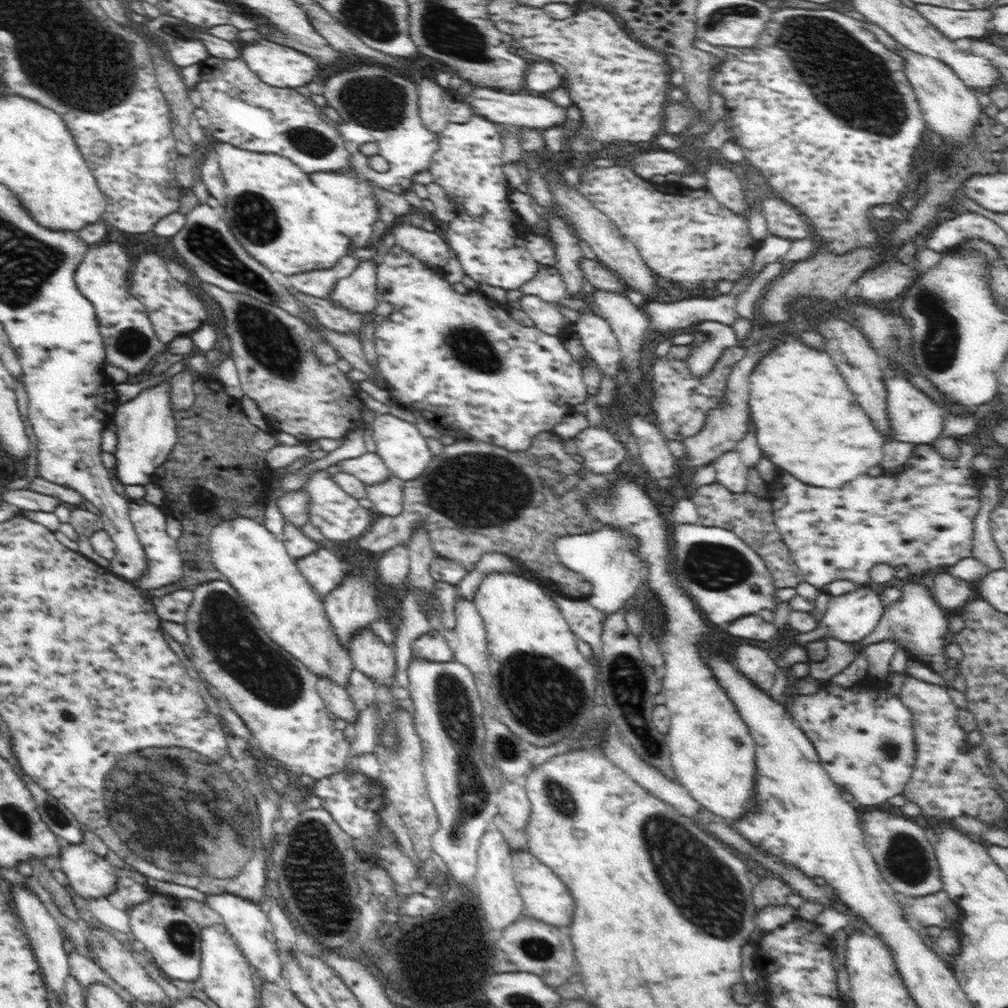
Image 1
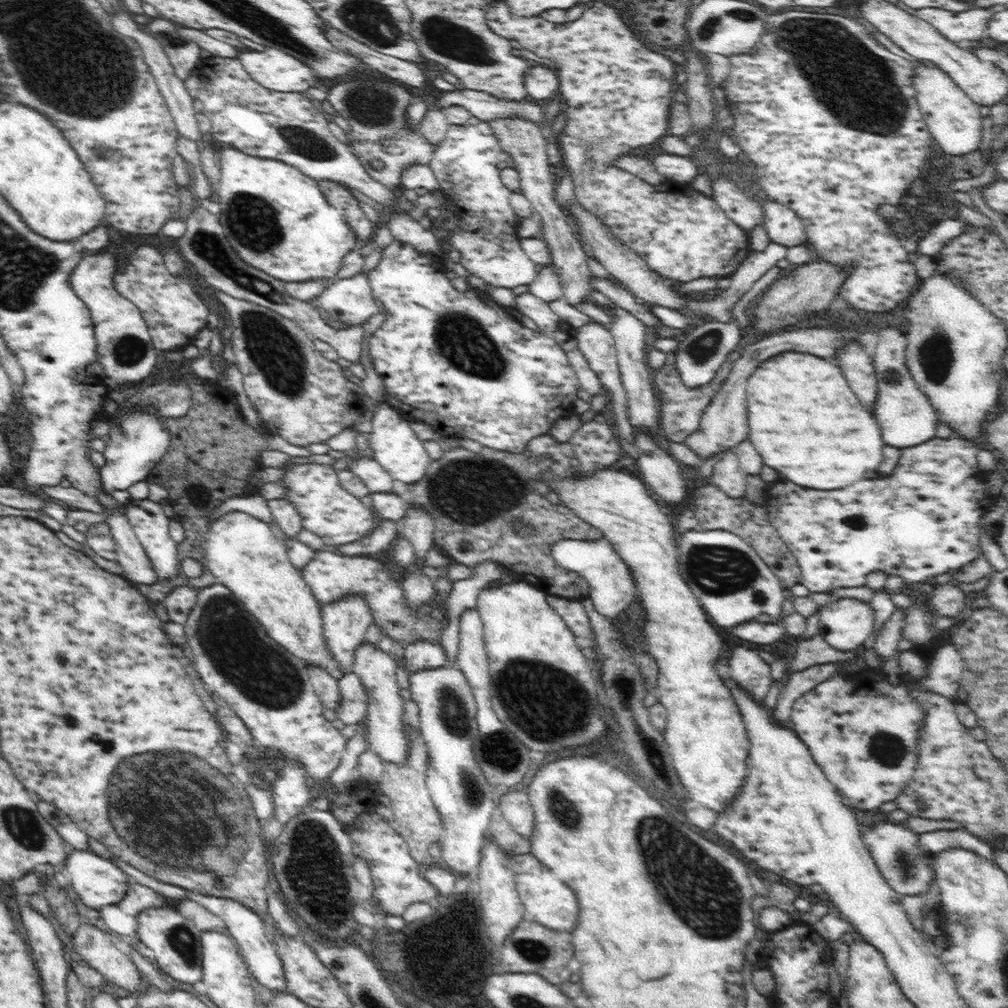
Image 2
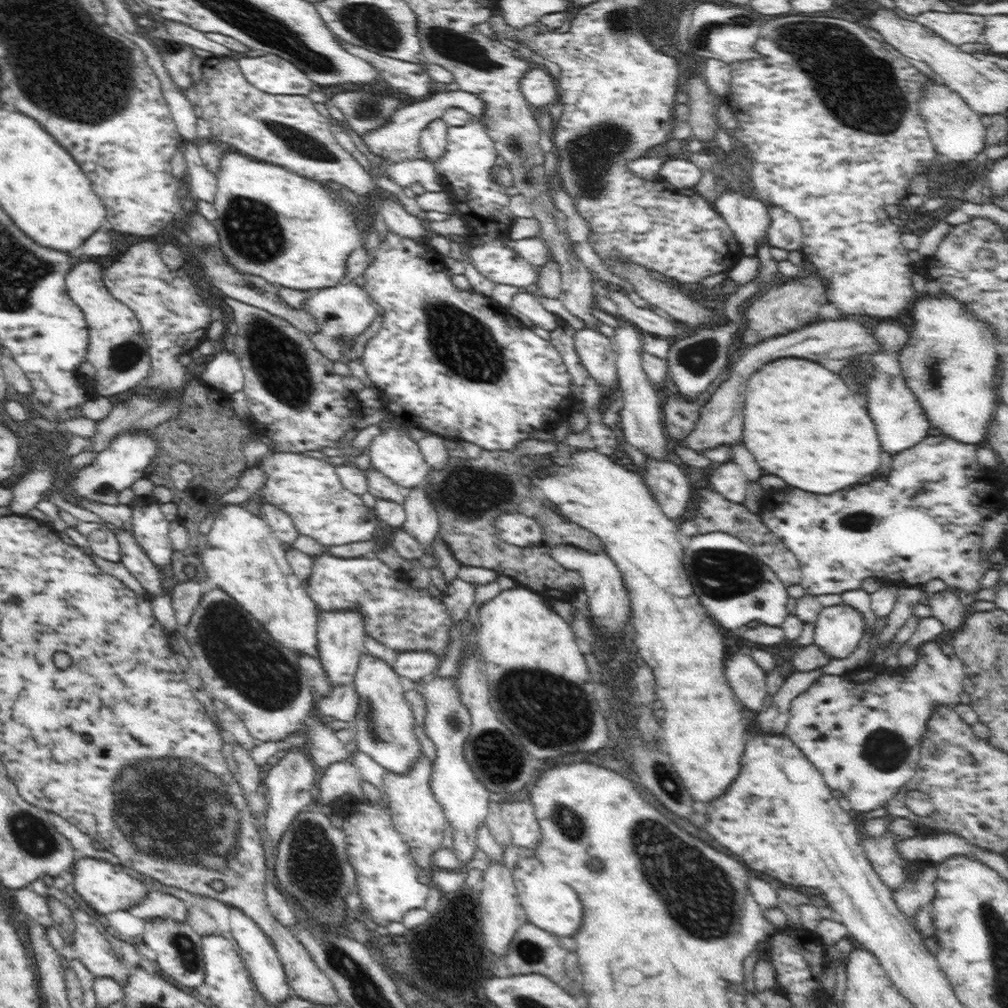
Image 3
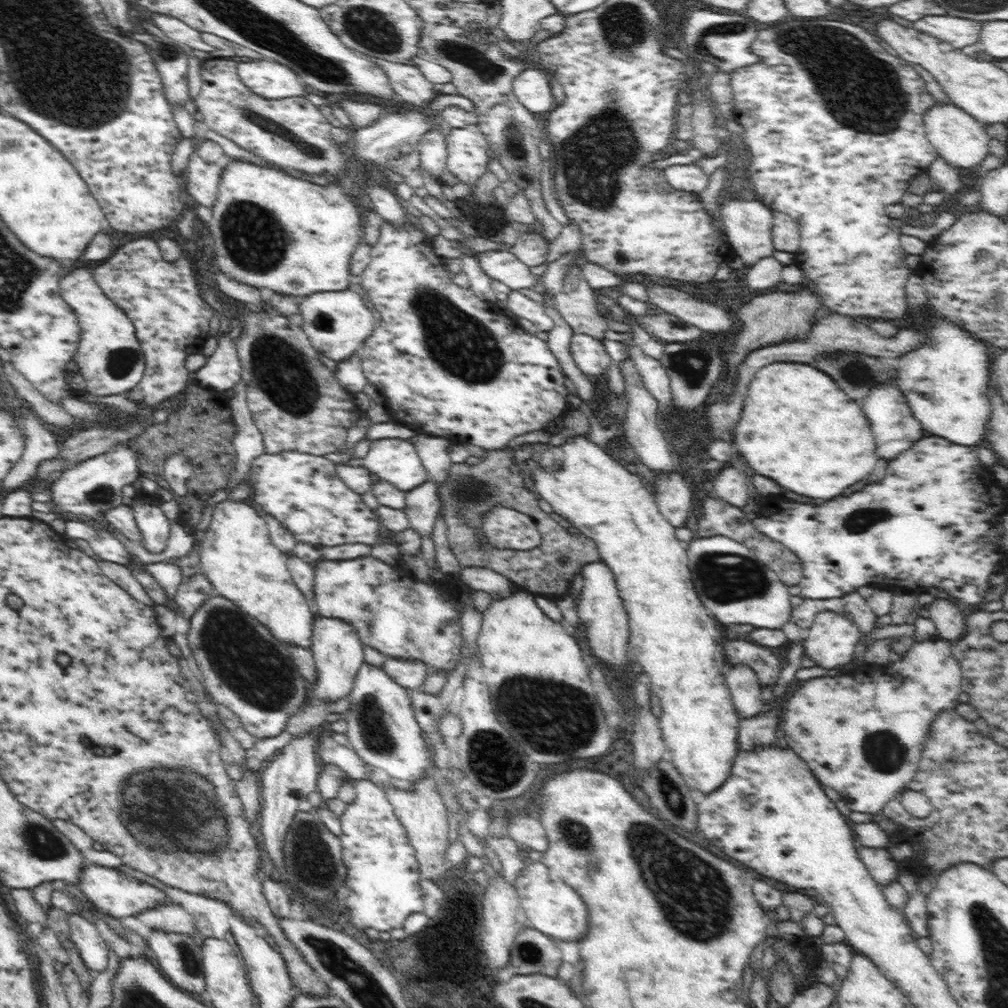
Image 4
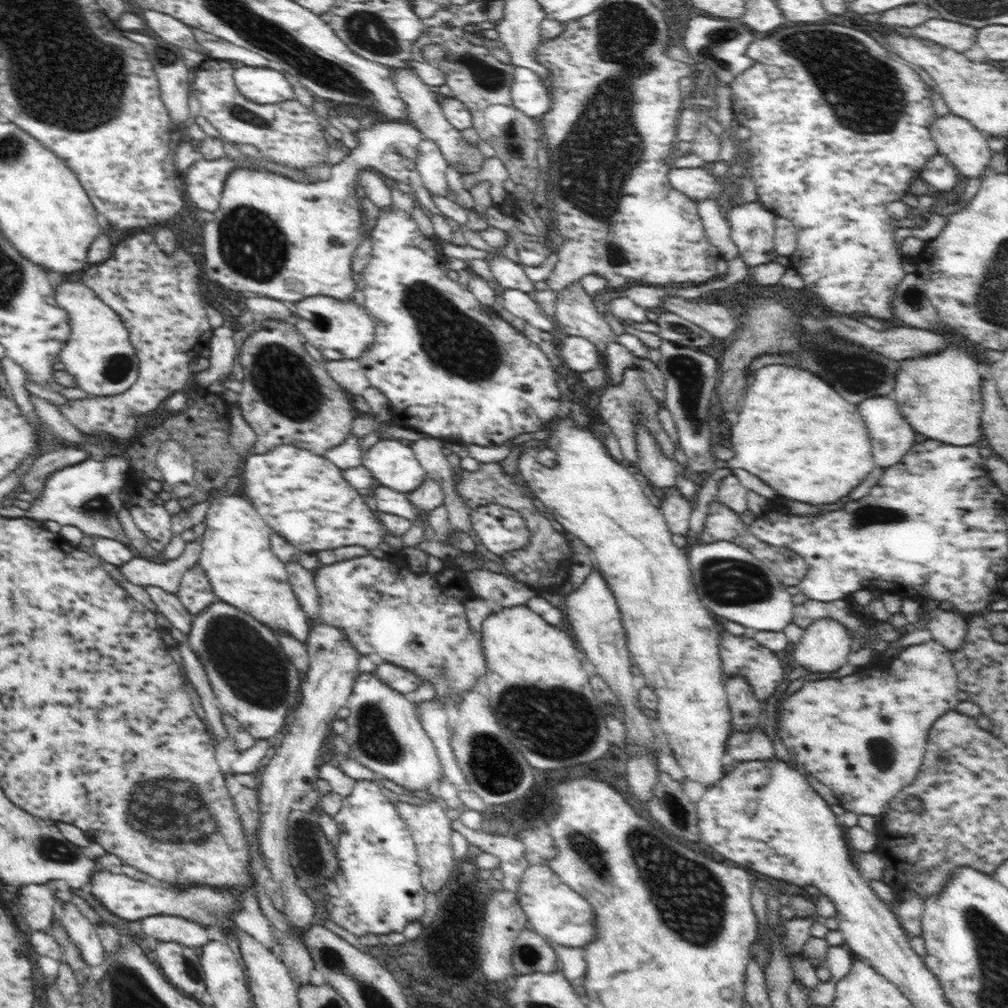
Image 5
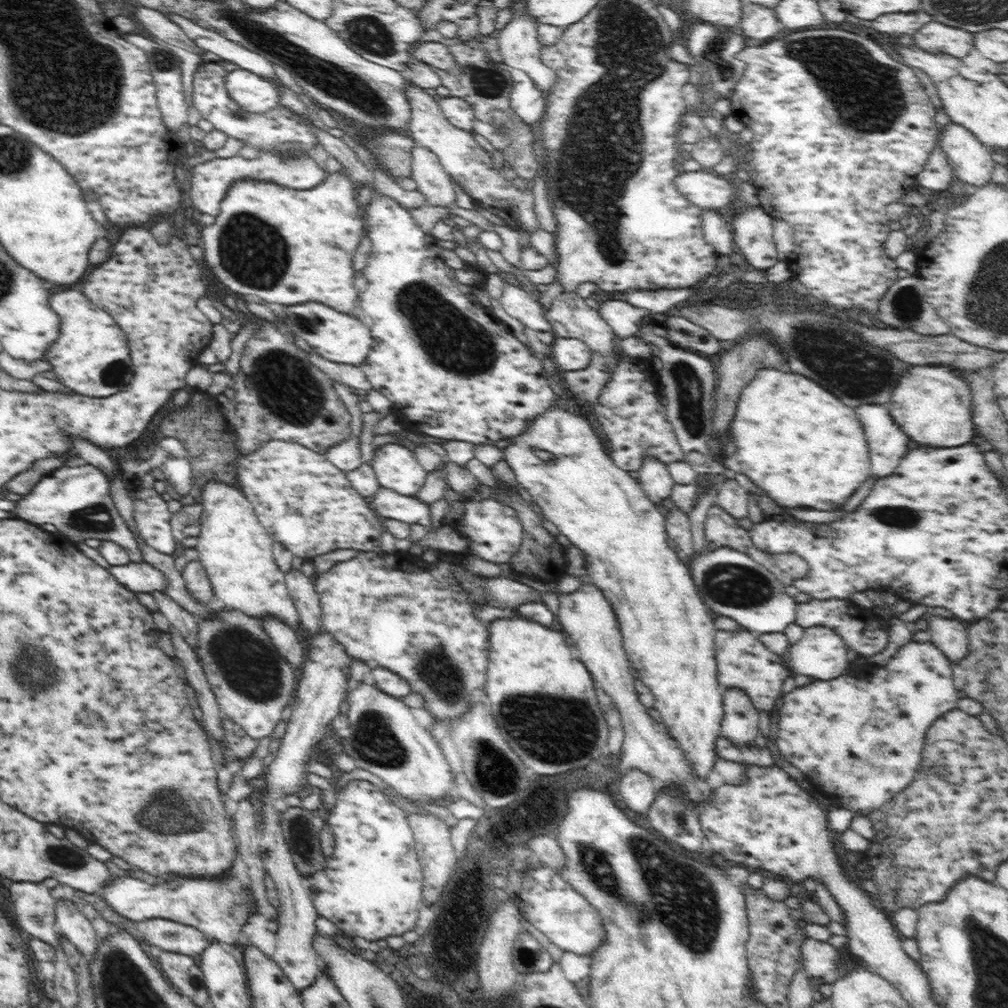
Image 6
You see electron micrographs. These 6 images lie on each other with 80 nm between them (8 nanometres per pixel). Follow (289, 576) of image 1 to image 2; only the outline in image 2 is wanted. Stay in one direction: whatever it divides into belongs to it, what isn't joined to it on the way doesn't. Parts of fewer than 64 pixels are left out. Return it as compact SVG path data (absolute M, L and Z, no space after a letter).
M228 512L218 522L212 522L212 528L208 530L202 547L206 560L205 566L209 568L212 575L216 576L216 582L224 584L232 591L232 594L243 603L244 608L258 619L270 638L274 638L290 654L308 664L306 671L325 708L330 710L338 708L340 691L338 691L337 679L342 677L342 669L340 663L332 657L332 653L328 652L328 648L325 648L322 604L316 601L301 571L290 562L286 543L278 538L268 523L244 512Z

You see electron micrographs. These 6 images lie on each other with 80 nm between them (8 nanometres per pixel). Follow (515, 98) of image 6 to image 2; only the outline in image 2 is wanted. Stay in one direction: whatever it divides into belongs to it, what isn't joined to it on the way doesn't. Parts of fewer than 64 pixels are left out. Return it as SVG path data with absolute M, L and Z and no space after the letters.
M543 65L530 67L524 77L524 87L534 101L550 101L558 96L557 70Z

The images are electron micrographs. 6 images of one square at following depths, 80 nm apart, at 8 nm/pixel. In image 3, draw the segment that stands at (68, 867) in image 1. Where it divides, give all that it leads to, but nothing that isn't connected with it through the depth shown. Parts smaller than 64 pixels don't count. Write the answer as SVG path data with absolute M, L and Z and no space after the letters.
M80 858L76 861L73 885L75 891L82 896L82 900L101 914L126 911L132 905L140 902L152 889L146 883L131 876L121 865L109 864L105 860L97 860L96 858Z

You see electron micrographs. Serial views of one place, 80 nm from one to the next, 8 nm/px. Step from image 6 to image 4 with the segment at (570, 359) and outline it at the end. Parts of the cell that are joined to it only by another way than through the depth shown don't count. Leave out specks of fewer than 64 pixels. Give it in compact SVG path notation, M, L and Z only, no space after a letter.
M574 334L571 341L571 354L574 362L584 374L604 378L613 363L607 354L605 342L595 340L586 334Z

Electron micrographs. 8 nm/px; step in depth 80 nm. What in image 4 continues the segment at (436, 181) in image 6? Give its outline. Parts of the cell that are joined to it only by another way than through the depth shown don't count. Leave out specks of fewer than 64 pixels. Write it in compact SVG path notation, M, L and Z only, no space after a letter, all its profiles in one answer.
M430 129L423 134L419 142L420 166L424 167L430 177L439 179L444 173L448 151L447 141L438 129Z

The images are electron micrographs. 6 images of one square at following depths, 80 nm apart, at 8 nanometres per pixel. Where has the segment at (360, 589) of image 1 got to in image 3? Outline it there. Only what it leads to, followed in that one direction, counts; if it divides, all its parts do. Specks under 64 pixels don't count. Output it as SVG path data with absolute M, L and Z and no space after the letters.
M356 610L321 611L318 616L318 660L322 663L332 688L352 683L360 655L365 651L364 615Z

